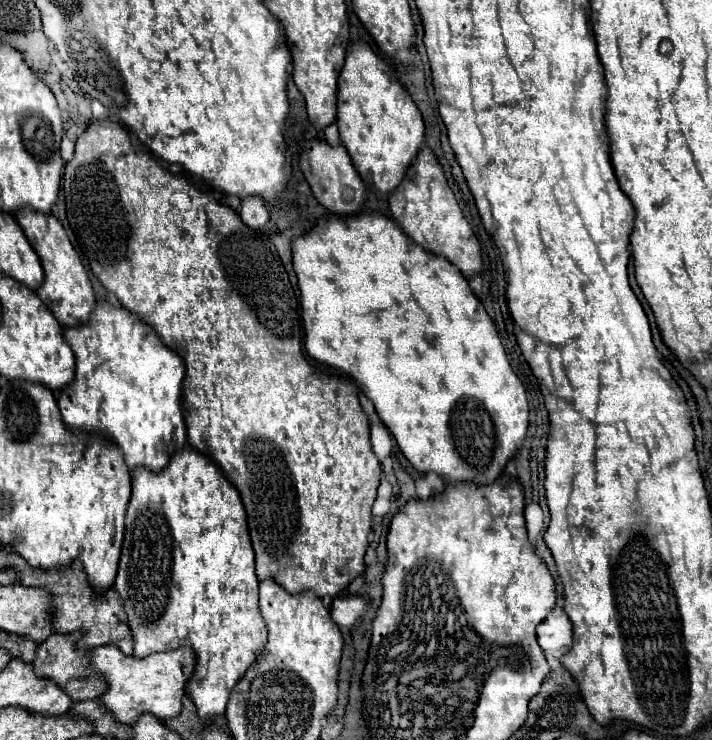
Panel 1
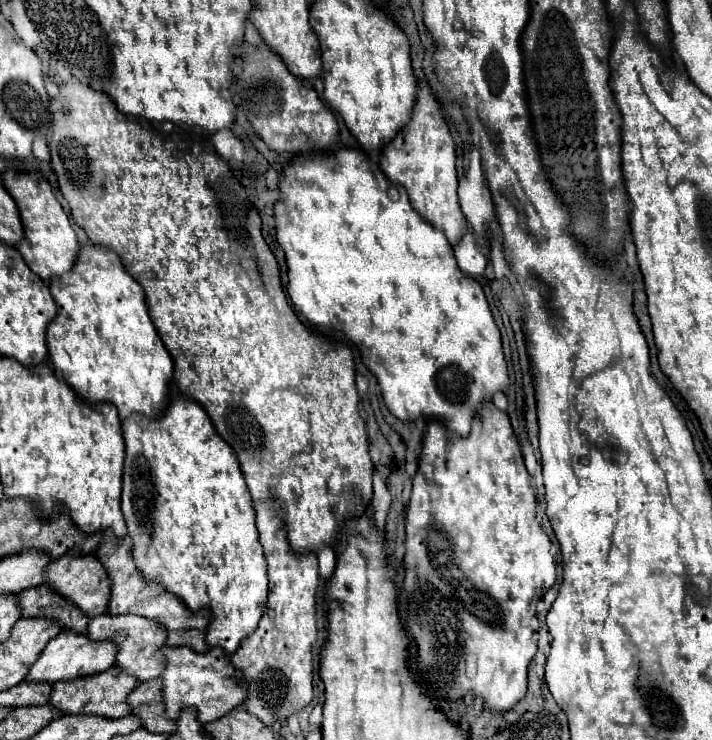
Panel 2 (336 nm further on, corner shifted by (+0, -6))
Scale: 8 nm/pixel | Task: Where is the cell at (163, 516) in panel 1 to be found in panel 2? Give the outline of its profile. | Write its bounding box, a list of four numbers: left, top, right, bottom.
[122,396,268,654]

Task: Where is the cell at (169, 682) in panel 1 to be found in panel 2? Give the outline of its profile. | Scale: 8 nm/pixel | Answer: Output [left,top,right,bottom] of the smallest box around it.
[162,646,248,724]

